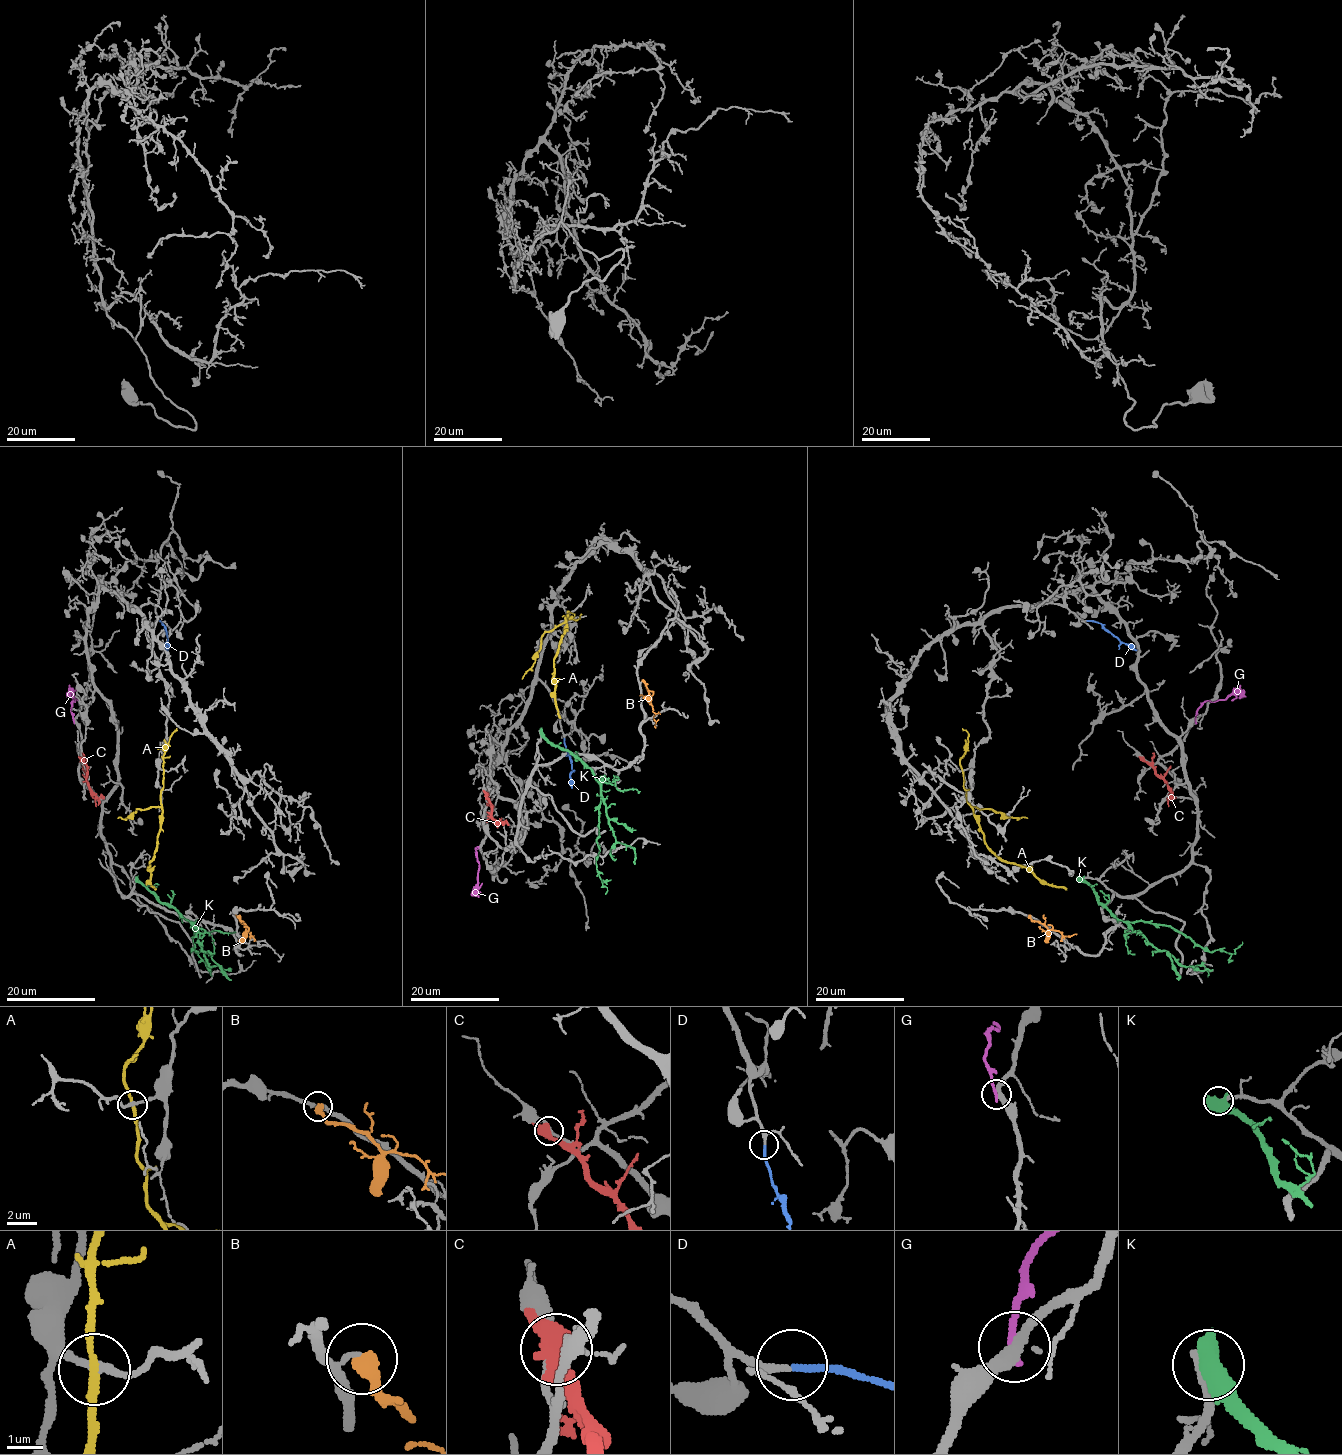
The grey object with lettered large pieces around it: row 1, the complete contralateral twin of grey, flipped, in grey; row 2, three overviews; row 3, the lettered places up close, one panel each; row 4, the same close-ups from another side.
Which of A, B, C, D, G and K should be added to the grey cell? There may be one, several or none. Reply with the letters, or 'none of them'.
D

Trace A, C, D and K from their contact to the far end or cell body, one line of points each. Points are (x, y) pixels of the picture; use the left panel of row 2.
A: (164, 771), (162, 823), (157, 849), (149, 862), (150, 884), (156, 889)
C: (83, 759), (96, 806)
D: (159, 620), (167, 634), (167, 649)
K: (136, 879), (162, 902), (196, 922), (192, 952), (203, 948), (201, 942)

